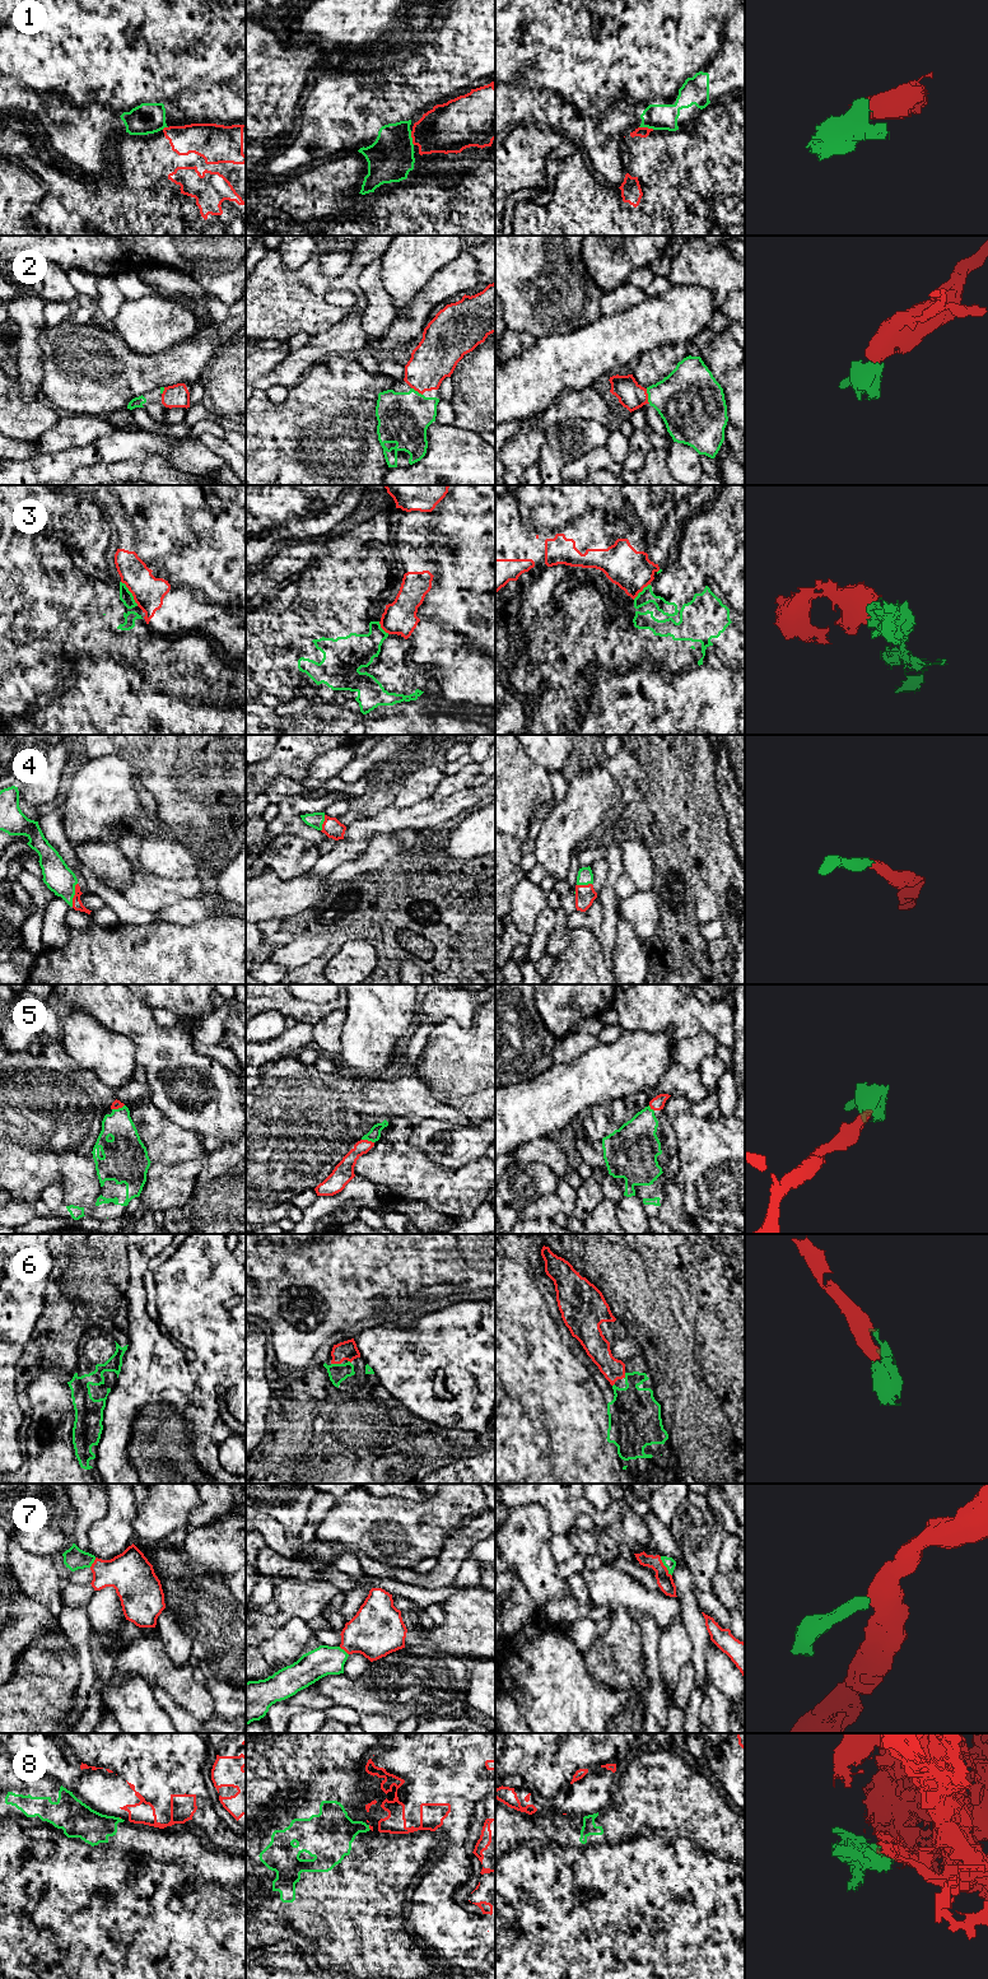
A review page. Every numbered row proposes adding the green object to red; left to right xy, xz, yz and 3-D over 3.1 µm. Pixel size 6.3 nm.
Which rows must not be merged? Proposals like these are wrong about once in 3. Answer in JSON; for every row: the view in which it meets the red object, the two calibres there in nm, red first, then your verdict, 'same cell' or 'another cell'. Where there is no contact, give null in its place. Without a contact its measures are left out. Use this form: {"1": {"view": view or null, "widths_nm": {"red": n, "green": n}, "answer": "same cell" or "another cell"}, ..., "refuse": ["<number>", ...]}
{"1": {"view": "yz", "widths_nm": {"red": 60, "green": 160}, "answer": "another cell"}, "2": {"view": "yz", "widths_nm": {"red": 170, "green": 380}, "answer": "same cell"}, "3": {"view": "xy", "widths_nm": {"red": 200, "green": 80}, "answer": "another cell"}, "4": {"view": "xy", "widths_nm": {"red": 60, "green": 180}, "answer": "same cell"}, "5": {"view": "xz", "widths_nm": {"red": 130, "green": 80}, "answer": "same cell"}, "6": {"view": "xz", "widths_nm": {"red": 120, "green": 120}, "answer": "same cell"}, "7": {"view": "yz", "widths_nm": {"red": 100, "green": 70}, "answer": "same cell"}, "8": {"view": "xz", "widths_nm": {"red": 20, "green": 280}, "answer": "another cell"}, "refuse": ["1", "3", "8"]}

